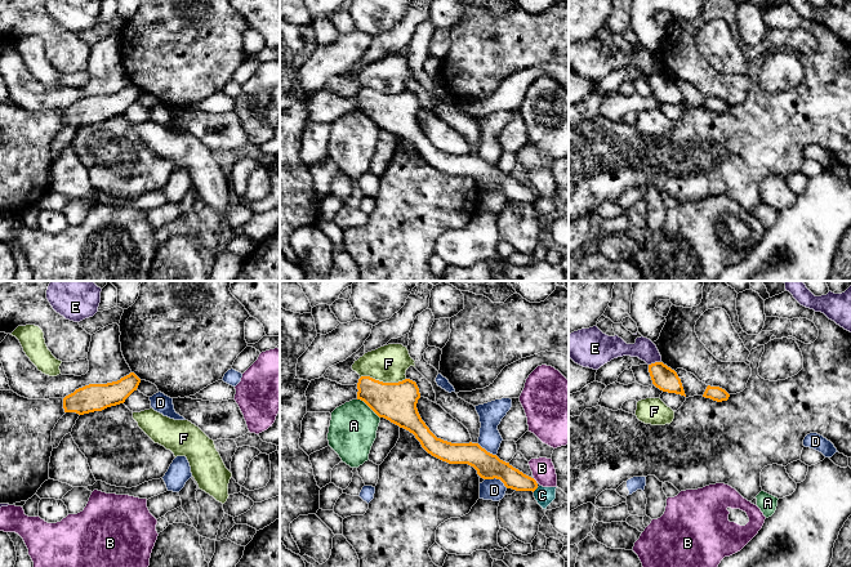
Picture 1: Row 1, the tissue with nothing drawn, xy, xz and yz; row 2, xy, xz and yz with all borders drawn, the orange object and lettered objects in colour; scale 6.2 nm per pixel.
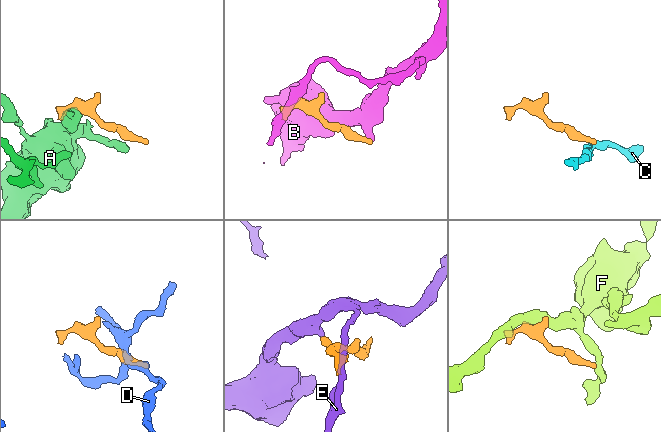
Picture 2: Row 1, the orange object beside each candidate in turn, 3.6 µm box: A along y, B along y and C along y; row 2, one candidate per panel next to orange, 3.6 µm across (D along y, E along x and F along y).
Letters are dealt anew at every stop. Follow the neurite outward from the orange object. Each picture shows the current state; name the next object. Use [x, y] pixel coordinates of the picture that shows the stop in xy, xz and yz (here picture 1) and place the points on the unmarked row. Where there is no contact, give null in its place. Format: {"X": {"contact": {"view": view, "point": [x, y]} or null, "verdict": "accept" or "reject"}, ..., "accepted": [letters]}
{"A": {"contact": {"view": "xz", "point": [369, 117]}, "verdict": "reject"}, "B": {"contact": {"view": "xz", "point": [534, 191]}, "verdict": "reject"}, "C": {"contact": {"view": "xz", "point": [535, 200]}, "verdict": "reject"}, "D": {"contact": {"view": "xz", "point": [497, 190]}, "verdict": "reject"}, "E": {"contact": {"view": "yz", "point": [655, 74]}, "verdict": "reject"}, "F": {"contact": {"view": "xz", "point": [382, 93]}, "verdict": "reject"}, "accepted": []}

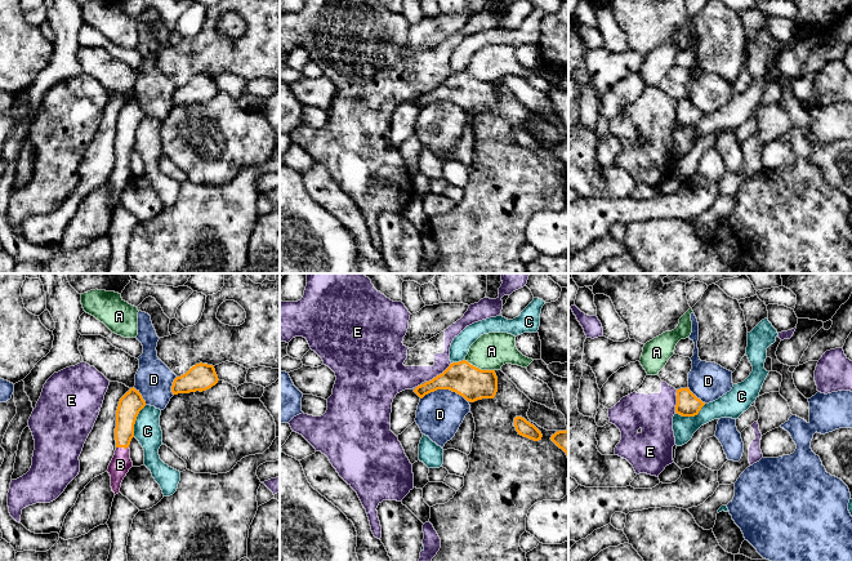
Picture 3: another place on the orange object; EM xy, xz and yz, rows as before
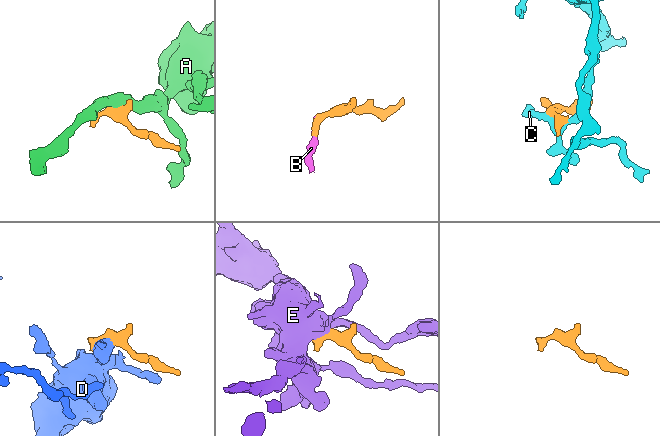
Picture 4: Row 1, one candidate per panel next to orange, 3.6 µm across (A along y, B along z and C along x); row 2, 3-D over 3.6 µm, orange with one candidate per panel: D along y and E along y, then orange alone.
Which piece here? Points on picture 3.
{"A": {"contact": {"view": "xz", "point": [480, 80]}, "verdict": "reject"}, "B": {"contact": {"view": "xy", "point": [123, 157]}, "verdict": "accept"}, "C": {"contact": {"view": "yz", "point": [691, 127]}, "verdict": "reject"}, "D": {"contact": {"view": "xz", "point": [444, 99]}, "verdict": "reject"}, "E": {"contact": {"view": "xz", "point": [440, 85]}, "verdict": "reject"}, "accepted": ["B"]}

